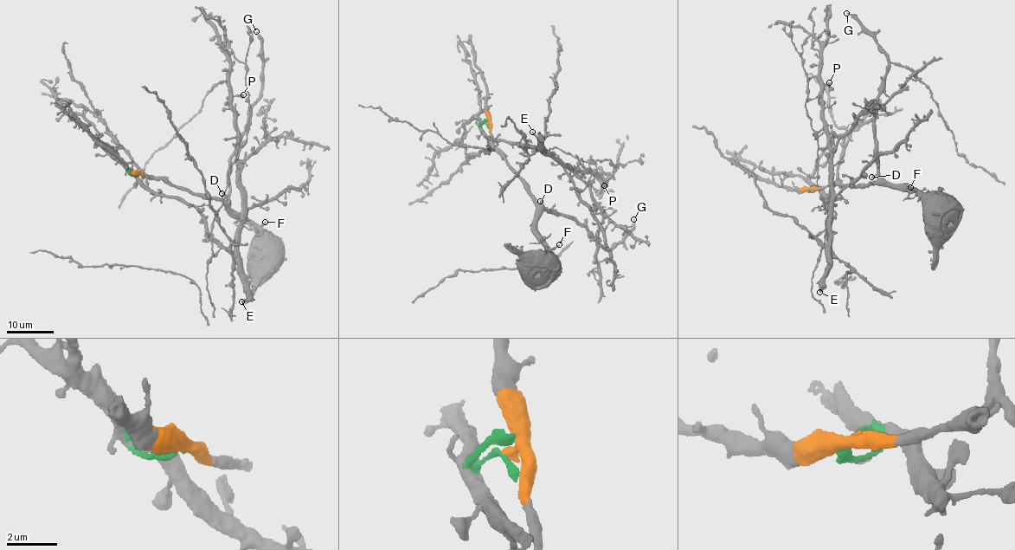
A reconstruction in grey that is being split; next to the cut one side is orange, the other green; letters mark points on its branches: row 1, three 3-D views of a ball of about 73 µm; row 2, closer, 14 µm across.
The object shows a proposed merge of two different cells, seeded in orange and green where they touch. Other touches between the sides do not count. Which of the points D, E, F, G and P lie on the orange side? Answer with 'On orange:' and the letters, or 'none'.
On orange: D, F, G

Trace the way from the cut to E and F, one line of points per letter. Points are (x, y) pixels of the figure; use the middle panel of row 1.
E: (487, 121), (480, 128), (488, 137), (515, 142), (523, 151), (529, 144), (540, 146), (532, 132)
F: (487, 122), (491, 147), (522, 181), (536, 206), (537, 234), (551, 249), (559, 244)

